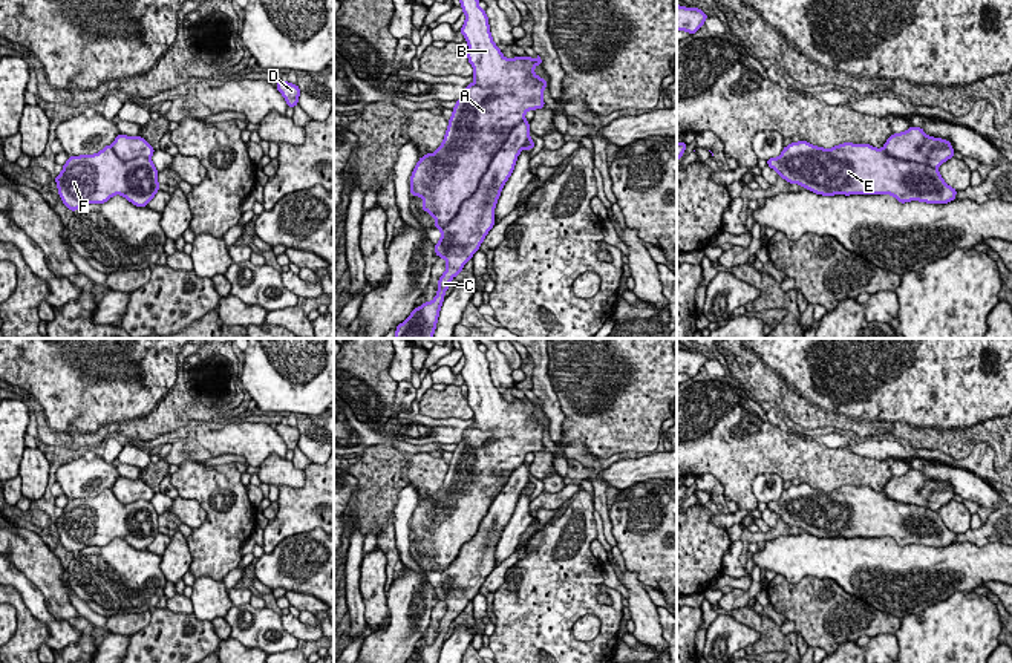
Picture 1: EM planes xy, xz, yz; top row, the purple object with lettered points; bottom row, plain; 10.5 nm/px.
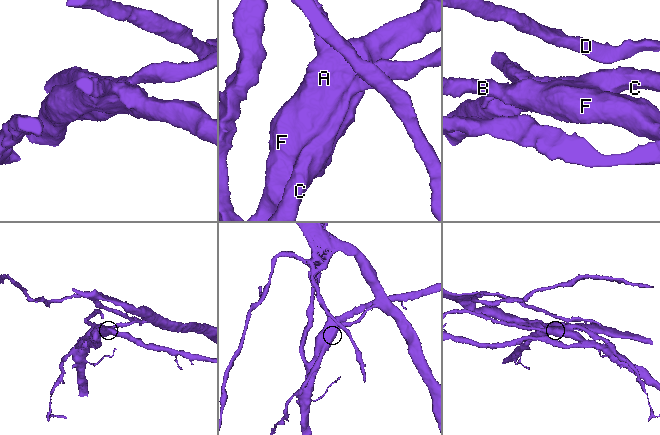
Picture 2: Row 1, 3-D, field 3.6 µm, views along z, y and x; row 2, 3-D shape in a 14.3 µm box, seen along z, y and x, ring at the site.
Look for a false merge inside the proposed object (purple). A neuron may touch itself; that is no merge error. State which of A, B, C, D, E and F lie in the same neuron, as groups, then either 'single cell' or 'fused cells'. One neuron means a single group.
groups A B E F / C D; fused cells

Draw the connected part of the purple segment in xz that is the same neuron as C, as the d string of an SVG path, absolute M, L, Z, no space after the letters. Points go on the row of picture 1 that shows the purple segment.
M522 121L510 133L482 176L476 193L461 204L455 219L441 228L435 253L447 262L438 279L438 292L432 302L424 302L397 326L395 338L433 338L444 294L452 279L461 274L464 265L479 250L488 231L496 224L495 208L501 191L511 176L521 149L530 139L530 122Z

